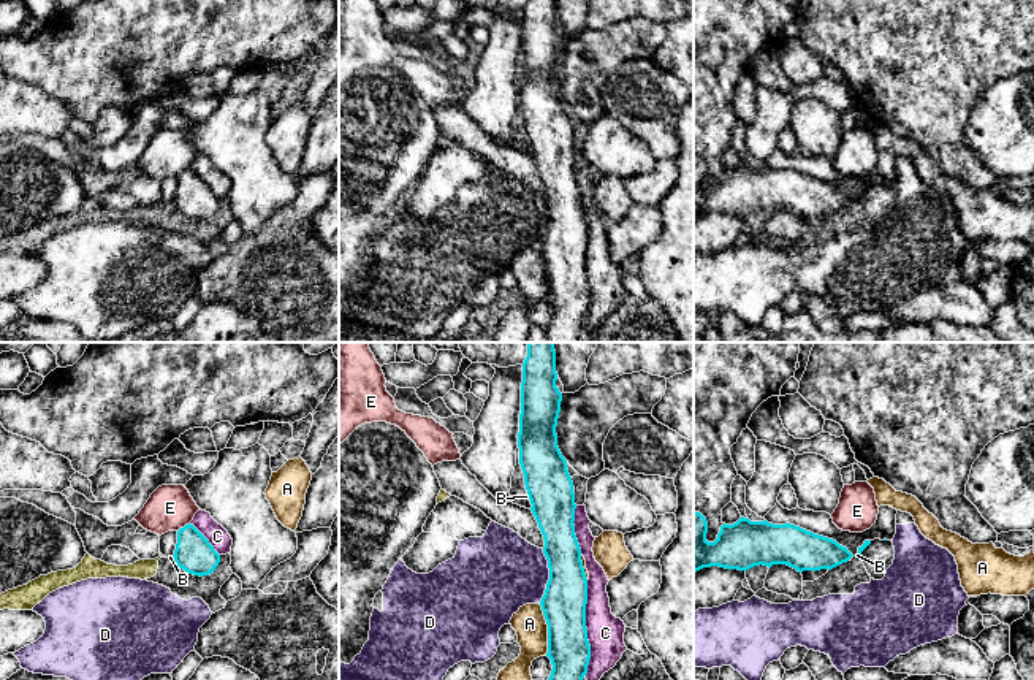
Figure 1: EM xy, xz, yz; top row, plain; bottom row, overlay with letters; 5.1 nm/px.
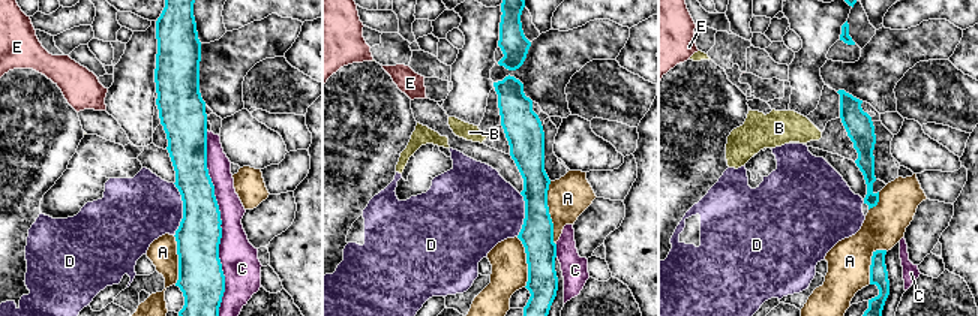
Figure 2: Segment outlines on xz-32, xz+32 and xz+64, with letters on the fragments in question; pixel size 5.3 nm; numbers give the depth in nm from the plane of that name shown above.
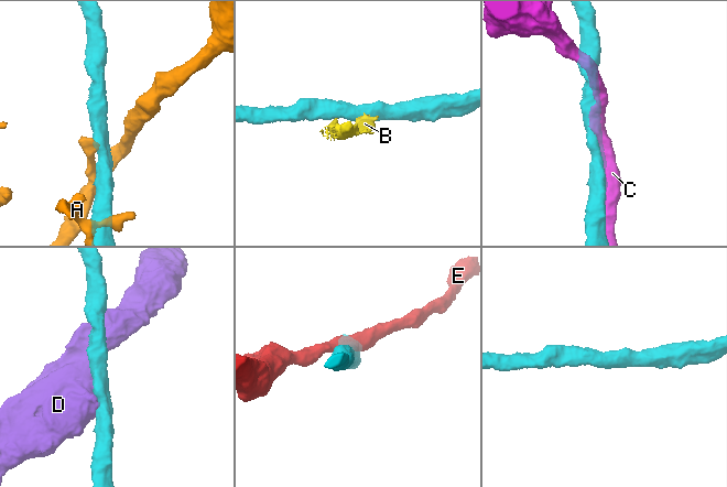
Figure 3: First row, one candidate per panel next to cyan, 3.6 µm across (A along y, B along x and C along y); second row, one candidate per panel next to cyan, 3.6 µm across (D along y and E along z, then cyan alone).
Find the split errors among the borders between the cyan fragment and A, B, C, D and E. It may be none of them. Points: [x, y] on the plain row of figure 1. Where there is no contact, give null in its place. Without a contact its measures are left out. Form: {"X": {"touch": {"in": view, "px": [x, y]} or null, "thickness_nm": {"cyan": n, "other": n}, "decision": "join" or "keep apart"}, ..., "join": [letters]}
{"A": {"touch": {"in": "xz", "px": [548, 275]}, "thickness_nm": {"cyan": 220, "other": 160}, "decision": "keep apart"}, "B": {"touch": {"in": "xz", "px": [529, 141]}, "thickness_nm": {"cyan": 240, "other": 20}, "decision": "keep apart"}, "C": {"touch": {"in": "xz", "px": [586, 273]}, "thickness_nm": {"cyan": 220, "other": 190}, "decision": "keep apart"}, "D": {"touch": {"in": "xz", "px": [550, 221]}, "thickness_nm": {"cyan": 220, "other": 400}, "decision": "keep apart"}, "E": {"touch": {"in": "xy", "px": [184, 171]}, "thickness_nm": {"cyan": 200, "other": 240}, "decision": "keep apart"}, "join": []}

